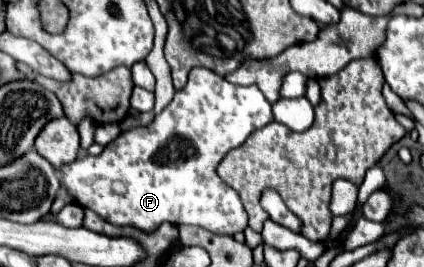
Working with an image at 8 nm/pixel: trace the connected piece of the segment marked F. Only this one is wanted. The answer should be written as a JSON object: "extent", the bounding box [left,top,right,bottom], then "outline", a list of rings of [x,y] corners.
{"extent":[61,67,271,235],"outline":[[[195,67],[191,69],[187,85],[175,93],[173,101],[153,119],[153,123],[149,123],[149,127],[125,131],[105,145],[101,155],[85,155],[75,159],[73,165],[65,165],[65,169],[61,169],[63,185],[71,201],[85,209],[93,209],[105,221],[117,227],[129,225],[145,233],[153,233],[161,223],[169,221],[173,225],[197,225],[211,233],[233,235],[237,231],[245,231],[247,213],[239,195],[219,179],[217,165],[227,151],[239,147],[253,131],[265,127],[271,121],[271,105],[257,85],[231,85],[213,71]]]}

